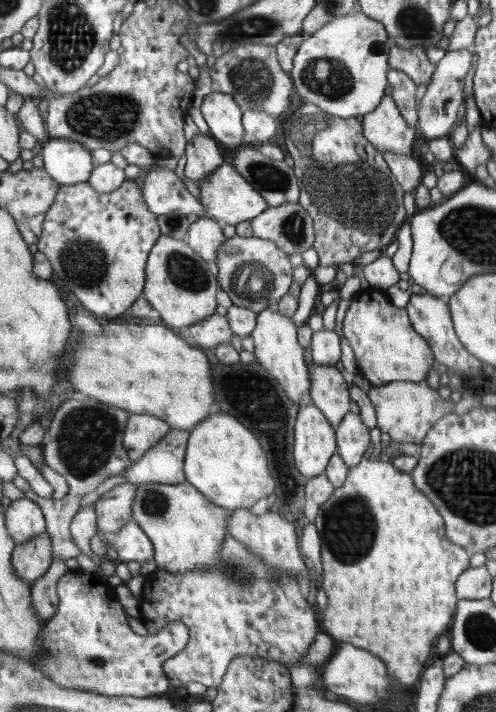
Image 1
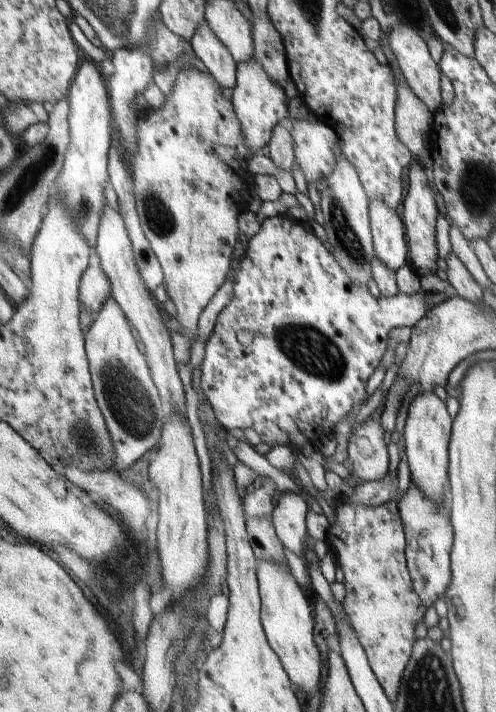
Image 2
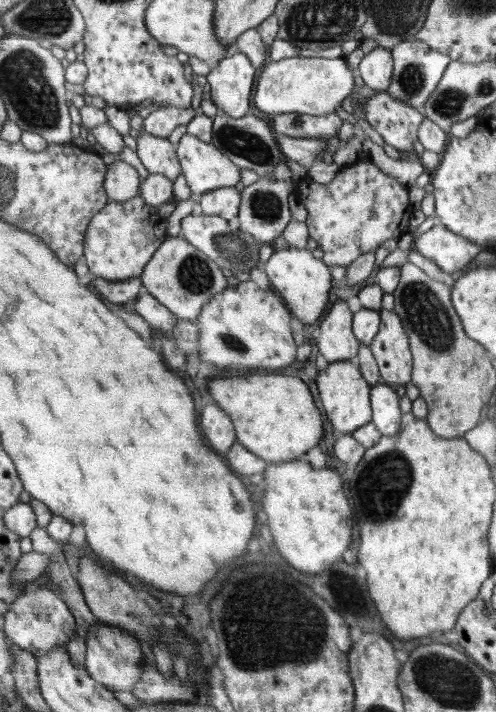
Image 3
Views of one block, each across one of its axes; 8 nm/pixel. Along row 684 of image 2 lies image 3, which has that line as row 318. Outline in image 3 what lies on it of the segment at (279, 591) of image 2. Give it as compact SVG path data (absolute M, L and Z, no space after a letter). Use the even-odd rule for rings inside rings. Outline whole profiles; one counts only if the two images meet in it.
M290 247L286 250L274 250L265 262L265 272L270 286L283 297L283 303L288 305L291 313L296 316L300 328L322 316L332 288L332 274L322 259L316 260L307 248L298 250L296 247Z

